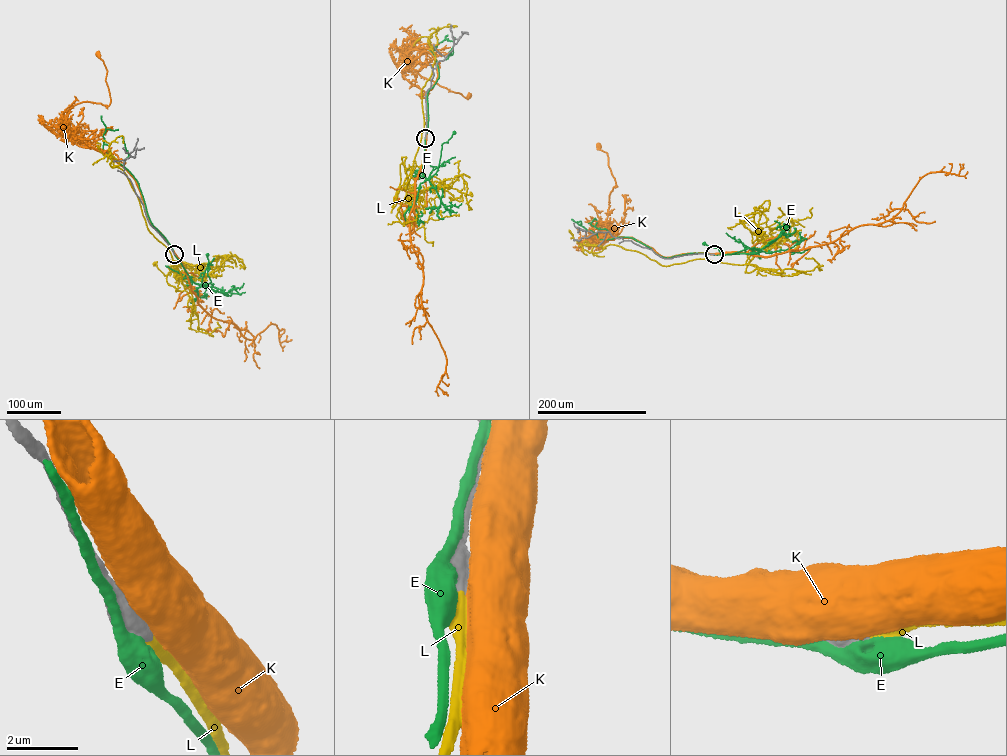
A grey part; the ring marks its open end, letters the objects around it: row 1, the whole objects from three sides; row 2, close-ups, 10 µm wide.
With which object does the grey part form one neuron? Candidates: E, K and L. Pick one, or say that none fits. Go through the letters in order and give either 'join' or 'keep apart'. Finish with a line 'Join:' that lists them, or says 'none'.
E: keep apart
K: keep apart
L: join
Join: L

